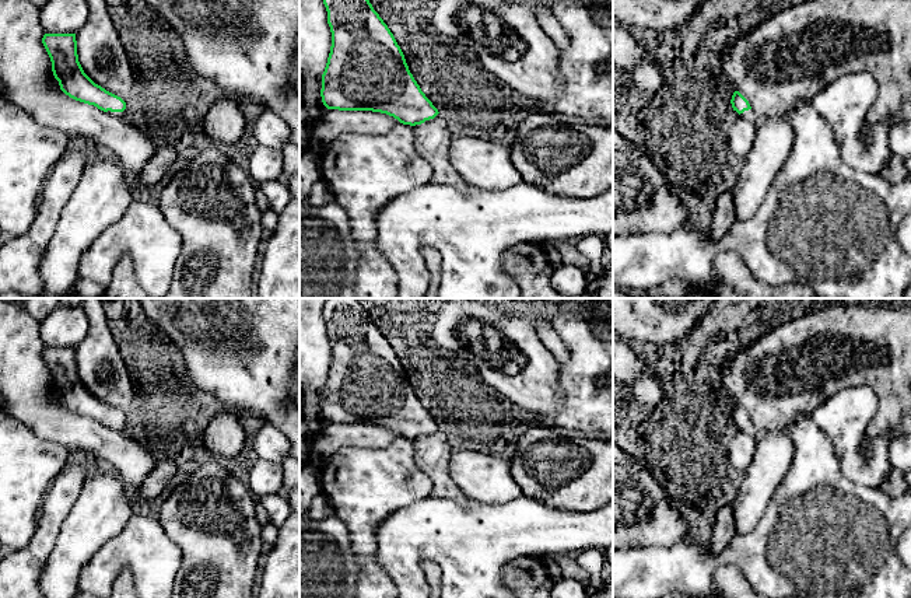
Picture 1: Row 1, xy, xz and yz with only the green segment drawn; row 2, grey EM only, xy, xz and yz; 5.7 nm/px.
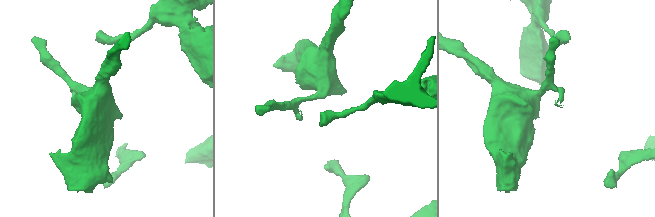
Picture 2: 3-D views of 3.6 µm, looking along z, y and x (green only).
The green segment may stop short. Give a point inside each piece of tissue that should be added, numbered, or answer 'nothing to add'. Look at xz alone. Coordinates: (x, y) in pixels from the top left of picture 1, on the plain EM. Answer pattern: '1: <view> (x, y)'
nothing to add

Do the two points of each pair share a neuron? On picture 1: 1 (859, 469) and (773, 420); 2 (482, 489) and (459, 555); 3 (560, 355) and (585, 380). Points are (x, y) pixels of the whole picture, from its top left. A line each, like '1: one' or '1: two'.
1: two
2: two
3: two

